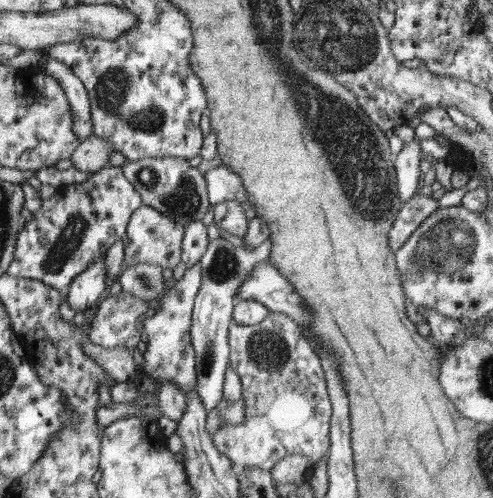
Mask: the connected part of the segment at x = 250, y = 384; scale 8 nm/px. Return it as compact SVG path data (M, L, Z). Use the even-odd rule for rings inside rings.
M269 312L260 323L252 326L232 321L228 327L230 367L241 378L244 402L243 422L235 426L223 426L211 436L215 448L224 454L238 470L257 467L271 469L286 456L303 454L312 464L304 480L310 480L314 465L320 462L330 449L330 420L333 414L320 357L310 341L302 334L298 323L282 312Z

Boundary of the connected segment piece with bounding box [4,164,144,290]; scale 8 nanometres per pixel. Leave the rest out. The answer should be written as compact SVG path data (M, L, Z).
M108 165L102 167L84 182L63 185L54 196L44 200L40 209L32 212L32 220L22 224L16 240L15 258L4 274L39 280L55 289L66 289L79 274L84 273L92 262L106 255L106 251L114 242L122 239L136 209L142 208L143 200L135 185L124 176L121 166Z

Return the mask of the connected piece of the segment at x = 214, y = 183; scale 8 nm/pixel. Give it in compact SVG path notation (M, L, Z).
M220 165L209 169L204 176L206 176L207 194L212 206L228 200L246 204L246 188L244 188L243 179L236 172Z

